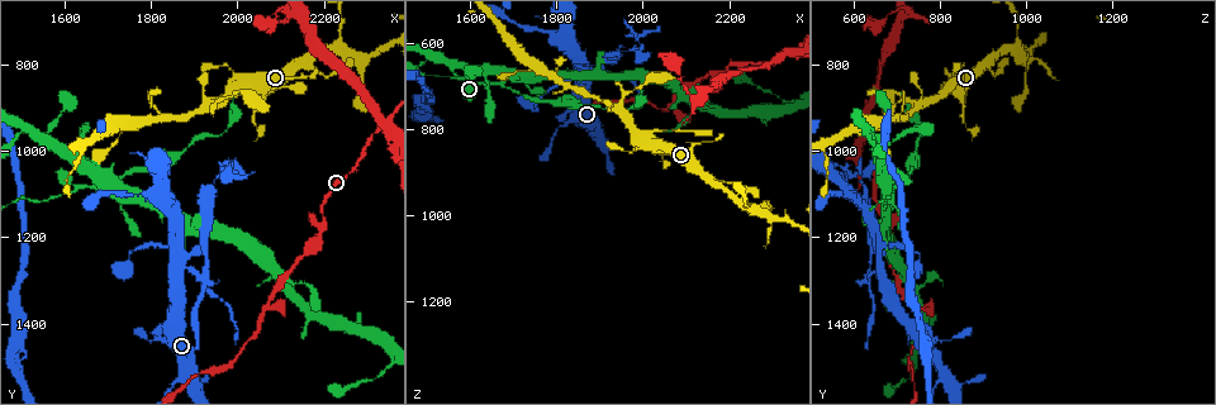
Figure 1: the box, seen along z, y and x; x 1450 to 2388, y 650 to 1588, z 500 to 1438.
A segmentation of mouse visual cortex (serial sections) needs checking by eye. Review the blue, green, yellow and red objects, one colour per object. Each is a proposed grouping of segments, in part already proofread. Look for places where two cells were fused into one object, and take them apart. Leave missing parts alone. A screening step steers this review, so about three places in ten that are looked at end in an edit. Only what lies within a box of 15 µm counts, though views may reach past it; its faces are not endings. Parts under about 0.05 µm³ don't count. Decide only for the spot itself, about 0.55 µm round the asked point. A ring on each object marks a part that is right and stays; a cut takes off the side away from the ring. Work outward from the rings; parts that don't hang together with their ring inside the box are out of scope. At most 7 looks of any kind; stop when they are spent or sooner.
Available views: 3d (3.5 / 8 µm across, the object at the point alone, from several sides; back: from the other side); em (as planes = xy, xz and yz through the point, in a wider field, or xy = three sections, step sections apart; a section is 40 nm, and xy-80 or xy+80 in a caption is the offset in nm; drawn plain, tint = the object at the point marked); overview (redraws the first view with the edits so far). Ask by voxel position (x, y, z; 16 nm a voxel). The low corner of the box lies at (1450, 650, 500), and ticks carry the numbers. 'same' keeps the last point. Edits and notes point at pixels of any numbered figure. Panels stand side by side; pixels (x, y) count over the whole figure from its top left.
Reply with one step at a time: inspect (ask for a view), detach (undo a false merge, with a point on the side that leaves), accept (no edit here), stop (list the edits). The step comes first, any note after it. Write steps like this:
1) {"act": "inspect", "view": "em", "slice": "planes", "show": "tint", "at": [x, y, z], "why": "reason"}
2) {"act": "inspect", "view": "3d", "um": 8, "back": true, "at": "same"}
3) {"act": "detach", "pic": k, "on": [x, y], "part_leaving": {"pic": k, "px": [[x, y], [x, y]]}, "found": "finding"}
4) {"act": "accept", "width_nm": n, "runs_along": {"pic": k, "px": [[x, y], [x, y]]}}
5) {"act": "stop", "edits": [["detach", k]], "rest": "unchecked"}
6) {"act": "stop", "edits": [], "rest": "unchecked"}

{"act": "inspect", "view": "3d", "um": 8, "at": [1700, 1090, 675], "why": "three-way junction"}

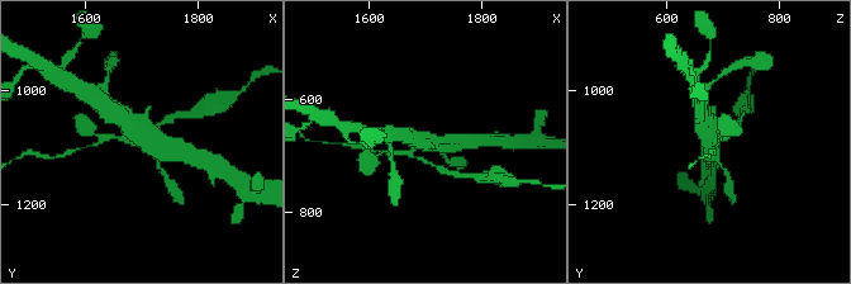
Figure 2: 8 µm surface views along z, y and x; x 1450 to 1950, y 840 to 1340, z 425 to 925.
{"act": "inspect", "view": "em", "slice": "xy", "step": 5, "show": "tint", "at": [1695, 1085, 680]}

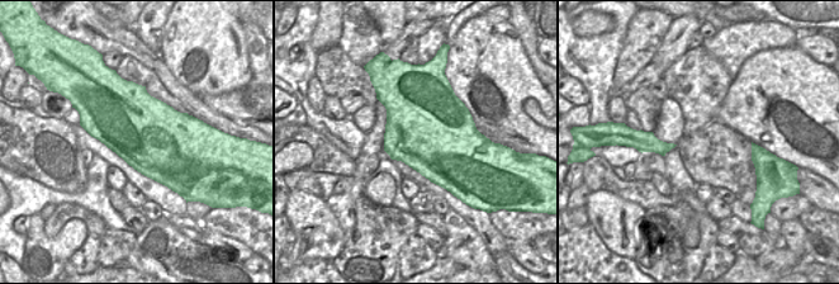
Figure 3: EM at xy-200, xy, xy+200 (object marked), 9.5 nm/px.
{"act": "detach", "pic": 2, "on": [441, 169], "border": {"pic": 3, "px": [[655, 137], [639, 142]]}, "found": "two cells meet here"}

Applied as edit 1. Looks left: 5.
{"act": "inspect", "view": "overview", "why": "redraw"}

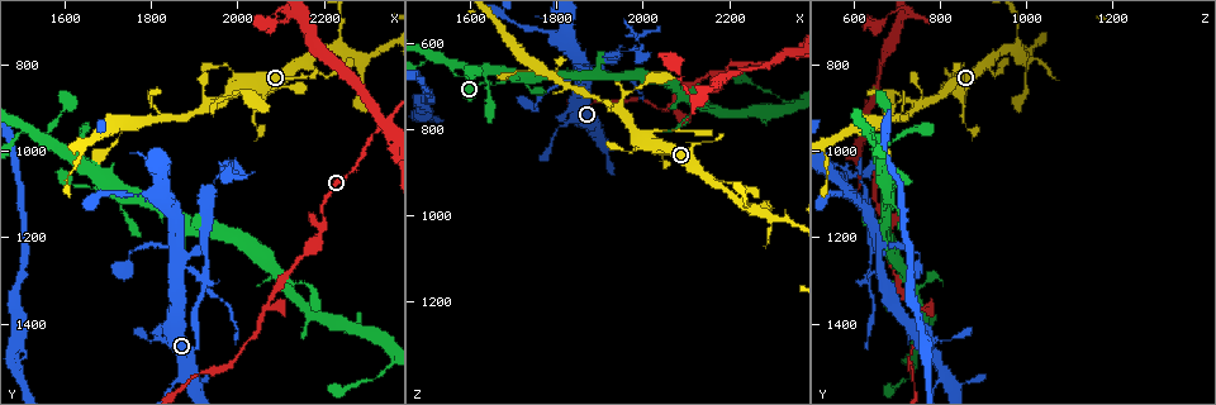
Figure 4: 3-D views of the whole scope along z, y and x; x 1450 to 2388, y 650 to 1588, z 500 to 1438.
{"act": "inspect", "view": "3d", "um": 3.5, "at": [2060, 1365, 745], "why": "three arms meet"}

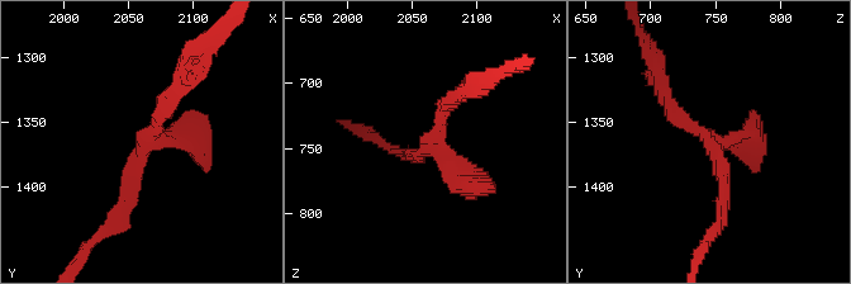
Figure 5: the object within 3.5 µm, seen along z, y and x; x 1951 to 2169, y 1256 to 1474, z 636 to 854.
{"act": "inspect", "view": "em", "slice": "xy", "step": 2, "show": "tint", "at": [2062, 1362, 746], "arms": 3, "arm_widths_nm": [150, 200, 250], "why": "shape alone is not enough"}

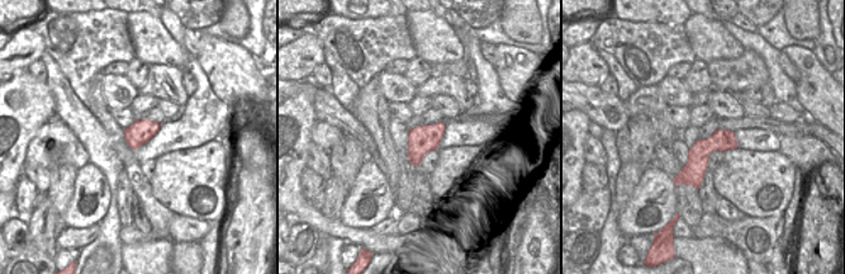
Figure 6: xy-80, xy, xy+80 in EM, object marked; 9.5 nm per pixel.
{"act": "inspect", "view": "em", "slice": "xy", "step": 1, "show": "tint", "at": "same"}

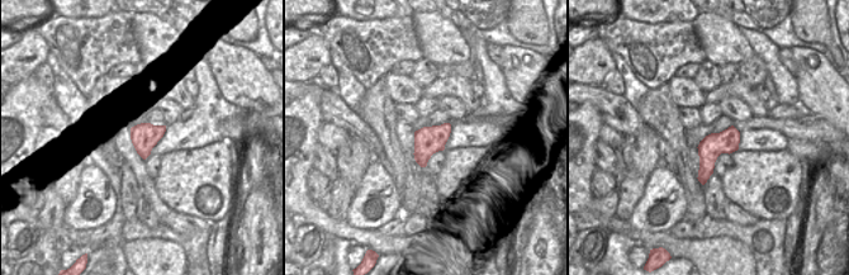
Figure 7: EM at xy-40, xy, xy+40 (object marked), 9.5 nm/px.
{"act": "accept", "runs_along": {"pic": 5, "px": [[661, 84], [717, 154], [723, 216]]}, "found": "all the same cell"}

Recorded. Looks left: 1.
{"act": "stop", "edits": [["detach", 2]], "rest": "unchecked"}

